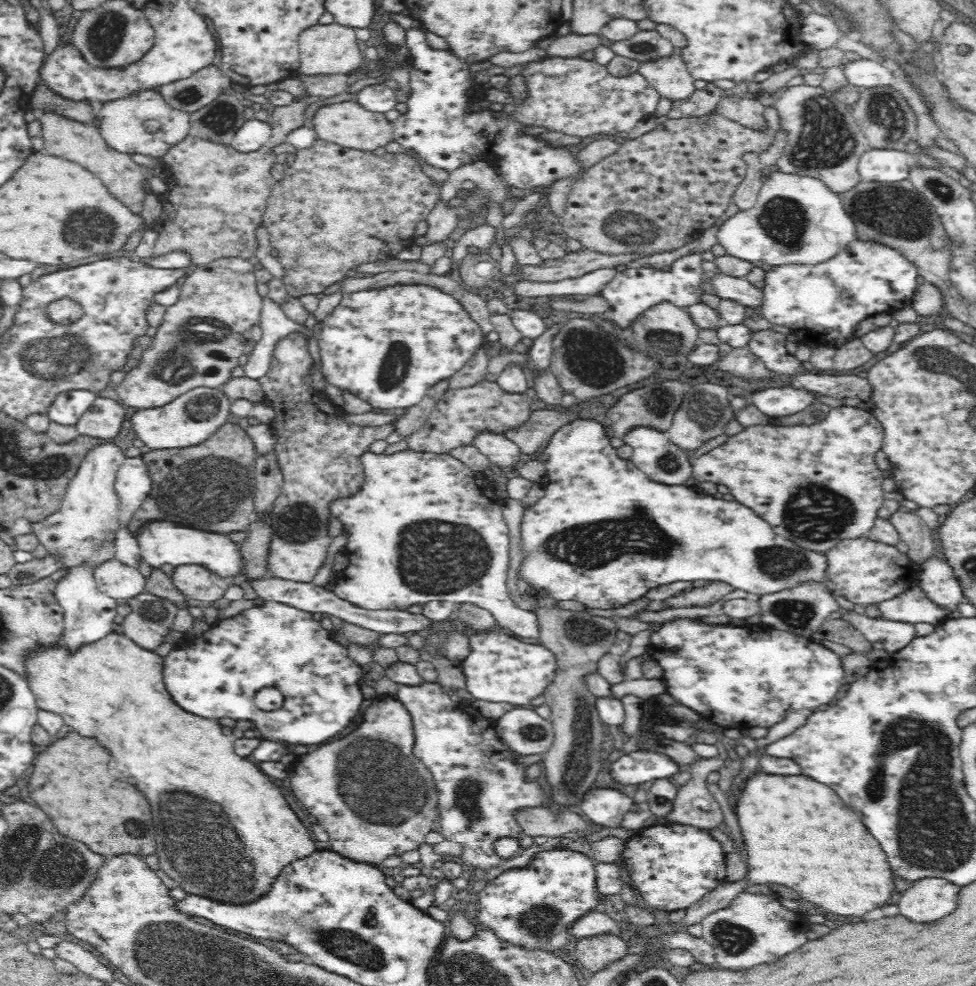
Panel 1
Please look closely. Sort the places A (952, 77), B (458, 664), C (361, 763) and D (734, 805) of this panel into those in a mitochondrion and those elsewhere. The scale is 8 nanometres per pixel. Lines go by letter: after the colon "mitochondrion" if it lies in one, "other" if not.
A: other
B: other
C: mitochondrion
D: other

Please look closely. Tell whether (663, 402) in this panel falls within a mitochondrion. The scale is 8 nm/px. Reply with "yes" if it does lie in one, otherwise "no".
yes

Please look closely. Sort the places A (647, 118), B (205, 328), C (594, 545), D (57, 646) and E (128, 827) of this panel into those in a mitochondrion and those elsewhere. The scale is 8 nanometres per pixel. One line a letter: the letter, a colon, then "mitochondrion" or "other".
A: other
B: mitochondrion
C: mitochondrion
D: other
E: mitochondrion

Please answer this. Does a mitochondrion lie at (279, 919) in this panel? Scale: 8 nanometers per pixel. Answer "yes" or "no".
yes

